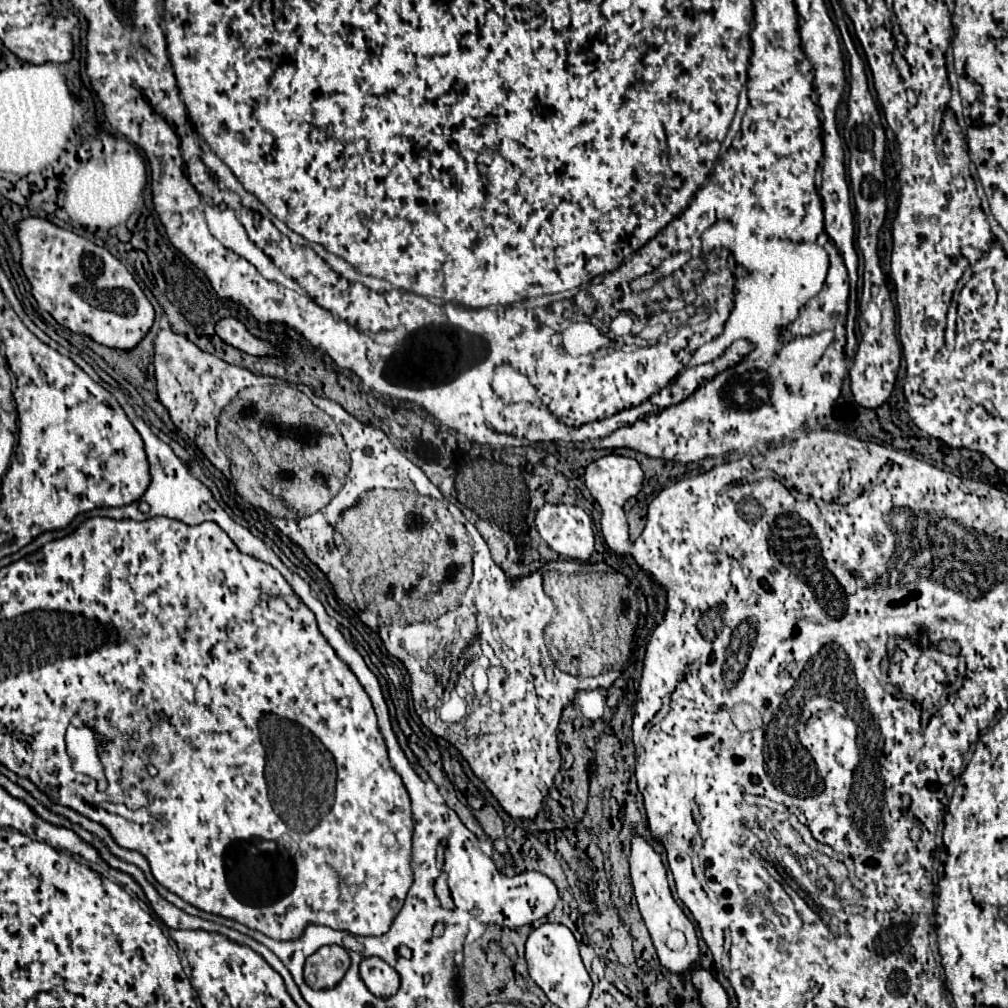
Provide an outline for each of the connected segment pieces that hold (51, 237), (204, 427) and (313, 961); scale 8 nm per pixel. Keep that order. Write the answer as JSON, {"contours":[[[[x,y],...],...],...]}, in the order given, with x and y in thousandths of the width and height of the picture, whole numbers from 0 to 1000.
{"contours":[[[[26,215],[16,223],[16,235],[22,247],[22,269],[32,283],[32,293],[38,299],[40,307],[48,309],[60,322],[63,320],[69,328],[91,334],[95,340],[113,346],[131,346],[147,330],[153,320],[153,307],[129,269],[103,245],[56,225],[44,215]]],[[[159,326],[155,332],[153,366],[157,396],[167,406],[173,422],[181,426],[198,443],[198,447],[210,457],[212,463],[216,463],[224,473],[228,473],[228,455],[218,445],[214,436],[216,414],[238,386],[248,382],[262,382],[262,372],[254,372],[242,364],[228,362],[214,352],[202,350],[171,326]]],[[[325,938],[304,951],[302,971],[312,981],[327,981],[341,969],[345,959],[347,949],[343,941],[335,938]]]]}

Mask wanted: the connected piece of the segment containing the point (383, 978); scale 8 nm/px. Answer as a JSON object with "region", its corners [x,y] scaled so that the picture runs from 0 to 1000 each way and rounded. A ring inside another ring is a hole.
{"region":[[[363,949],[357,955],[357,969],[373,989],[389,989],[397,979],[395,965],[377,949]]]}

